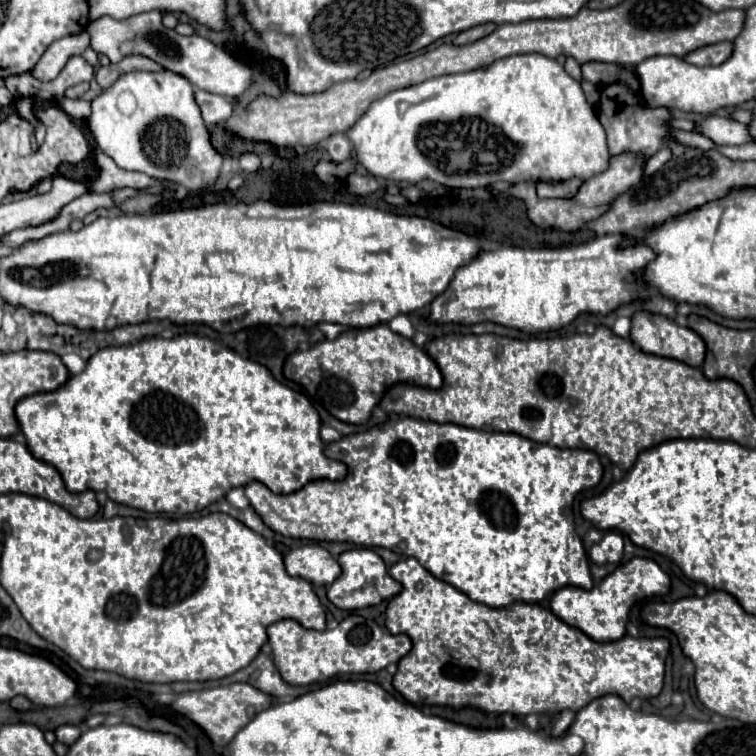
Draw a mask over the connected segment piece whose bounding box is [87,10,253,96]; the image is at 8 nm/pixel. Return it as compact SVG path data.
M143 12L137 16L131 16L127 20L115 20L111 16L103 16L93 20L87 26L91 38L91 48L95 52L107 54L113 64L117 64L127 54L143 54L161 66L165 66L171 72L183 74L195 88L201 88L211 94L219 96L239 96L243 90L247 90L253 82L253 70L229 56L225 50L215 46L213 42L193 34L193 36L181 36L175 30L169 30L161 24L159 12Z

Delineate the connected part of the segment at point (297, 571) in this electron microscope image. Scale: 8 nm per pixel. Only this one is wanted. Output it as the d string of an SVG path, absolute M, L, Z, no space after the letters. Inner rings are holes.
M307 544L291 550L285 556L285 570L291 576L305 578L315 586L333 584L341 574L339 562L319 544Z

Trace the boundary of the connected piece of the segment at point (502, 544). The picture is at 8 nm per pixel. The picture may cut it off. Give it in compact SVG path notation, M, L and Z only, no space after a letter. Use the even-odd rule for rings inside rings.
M403 418L397 422L385 422L367 432L345 436L339 442L331 442L325 446L325 456L345 462L345 466L349 470L345 480L341 480L341 482L315 480L293 494L273 494L261 482L249 482L245 486L245 494L251 502L251 506L257 510L261 520L271 530L275 530L283 536L289 536L289 538L305 538L305 540L317 540L317 542L353 542L357 546L379 546L379 548L389 548L403 556L413 556L435 578L455 586L457 590L465 592L471 600L483 602L491 608L509 608L515 602L535 604L535 602L549 598L555 590L561 590L563 586L579 586L583 590L591 590L591 586L593 586L589 558L585 554L581 538L575 532L573 512L571 512L575 496L581 490L597 486L603 478L603 466L601 466L597 454L591 450L555 448L555 446L533 442L519 434L487 432L487 430L473 430L473 428L465 428L465 426L457 426L457 424L437 424L437 422L421 422L421 420L413 420L413 418Z

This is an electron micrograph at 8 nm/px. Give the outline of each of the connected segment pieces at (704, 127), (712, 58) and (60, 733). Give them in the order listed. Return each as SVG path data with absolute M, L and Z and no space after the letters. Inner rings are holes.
M707 116L705 120L697 122L697 130L705 136L709 136L715 144L747 144L755 142L751 138L751 132L747 130L747 124L721 118L721 116Z
M717 42L711 46L703 46L699 50L693 50L685 56L687 62L695 66L709 66L709 64L723 64L725 58L729 58L733 52L733 42Z
M59 726L57 730L55 730L55 736L57 736L57 742L63 742L63 744L67 744L67 746L71 746L77 738L79 738L79 734L81 734L81 728L79 726Z

